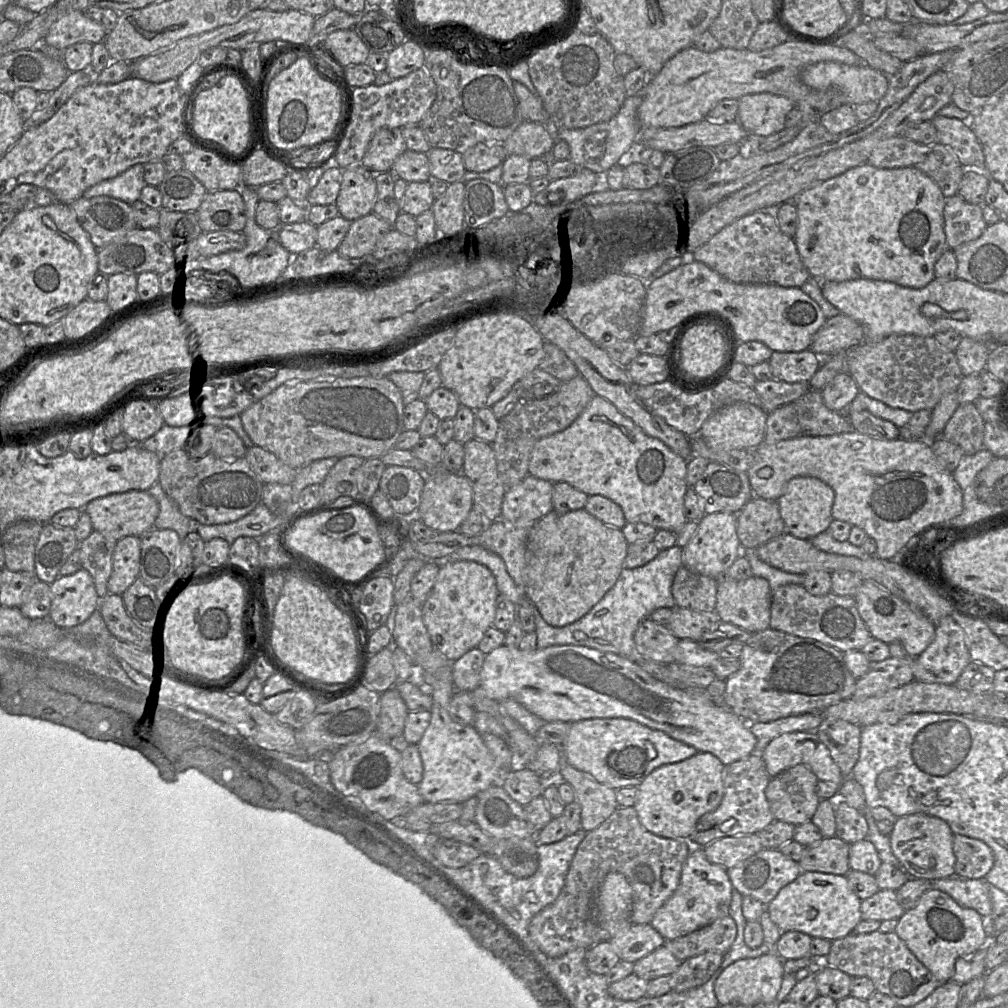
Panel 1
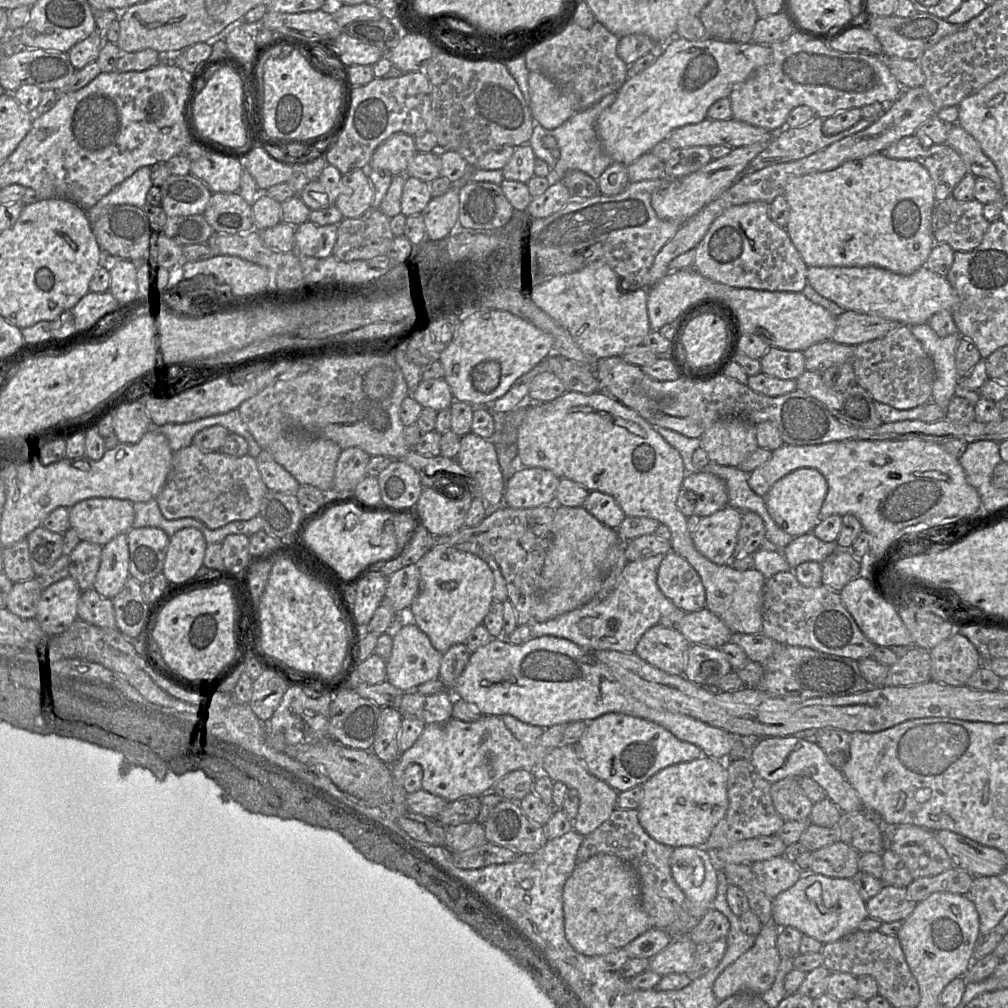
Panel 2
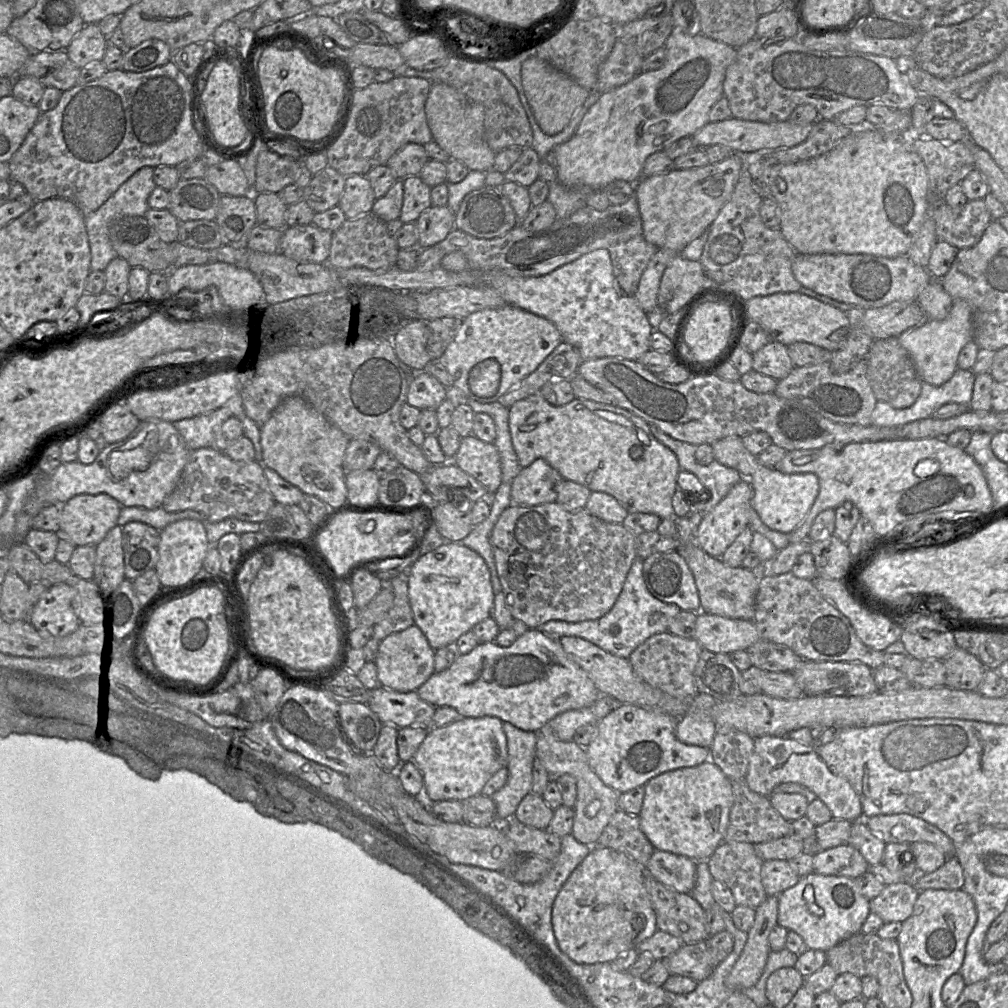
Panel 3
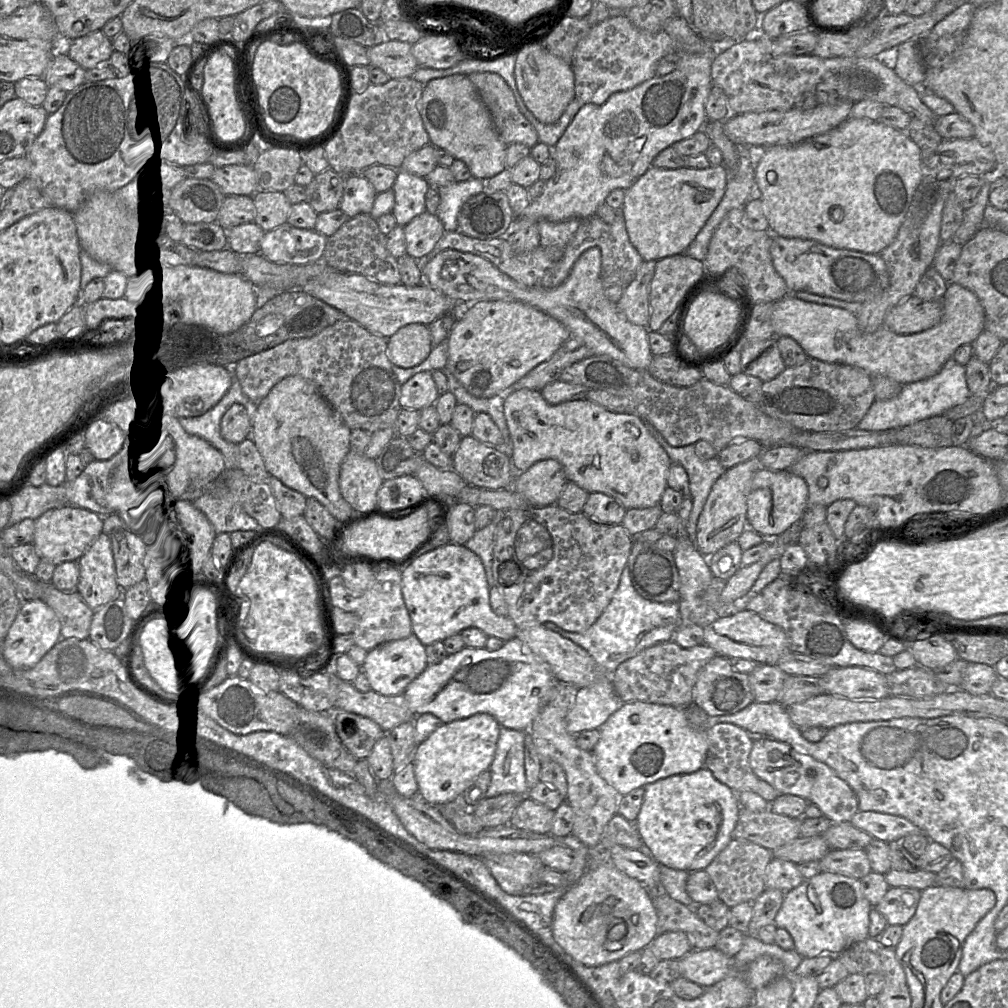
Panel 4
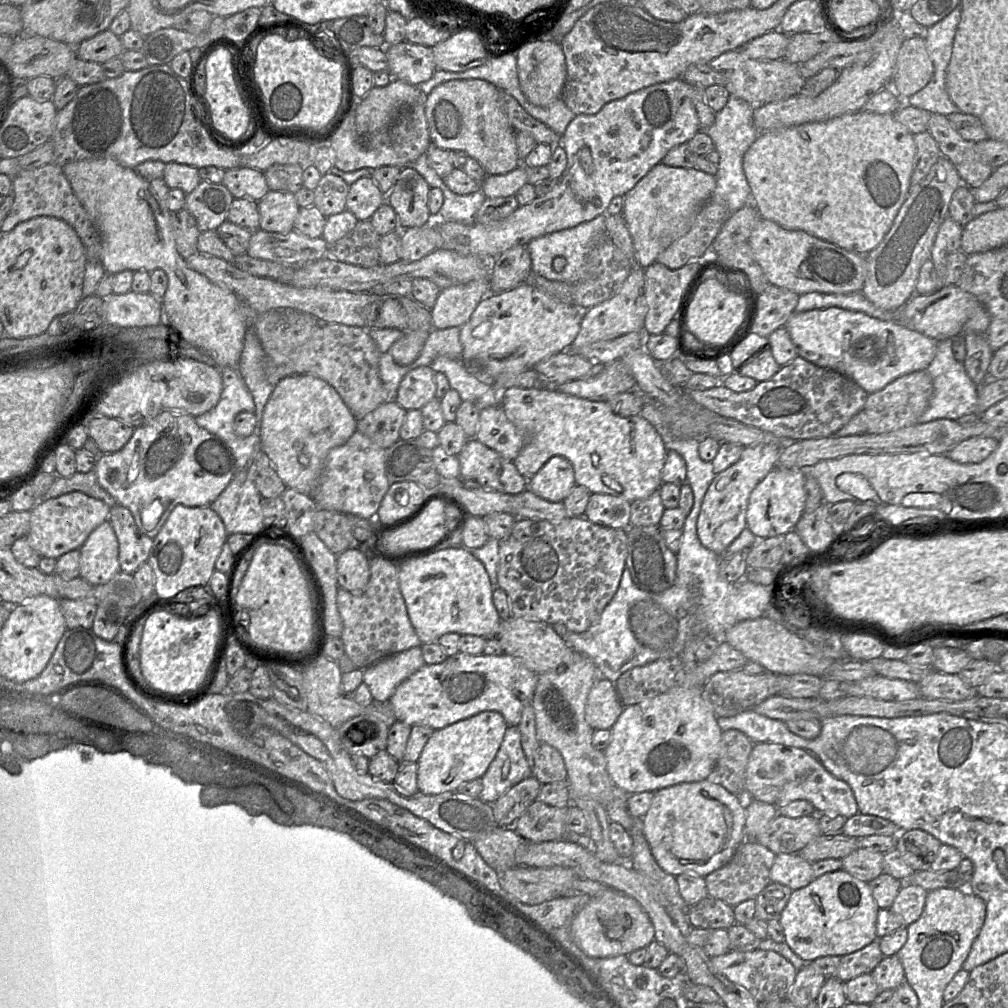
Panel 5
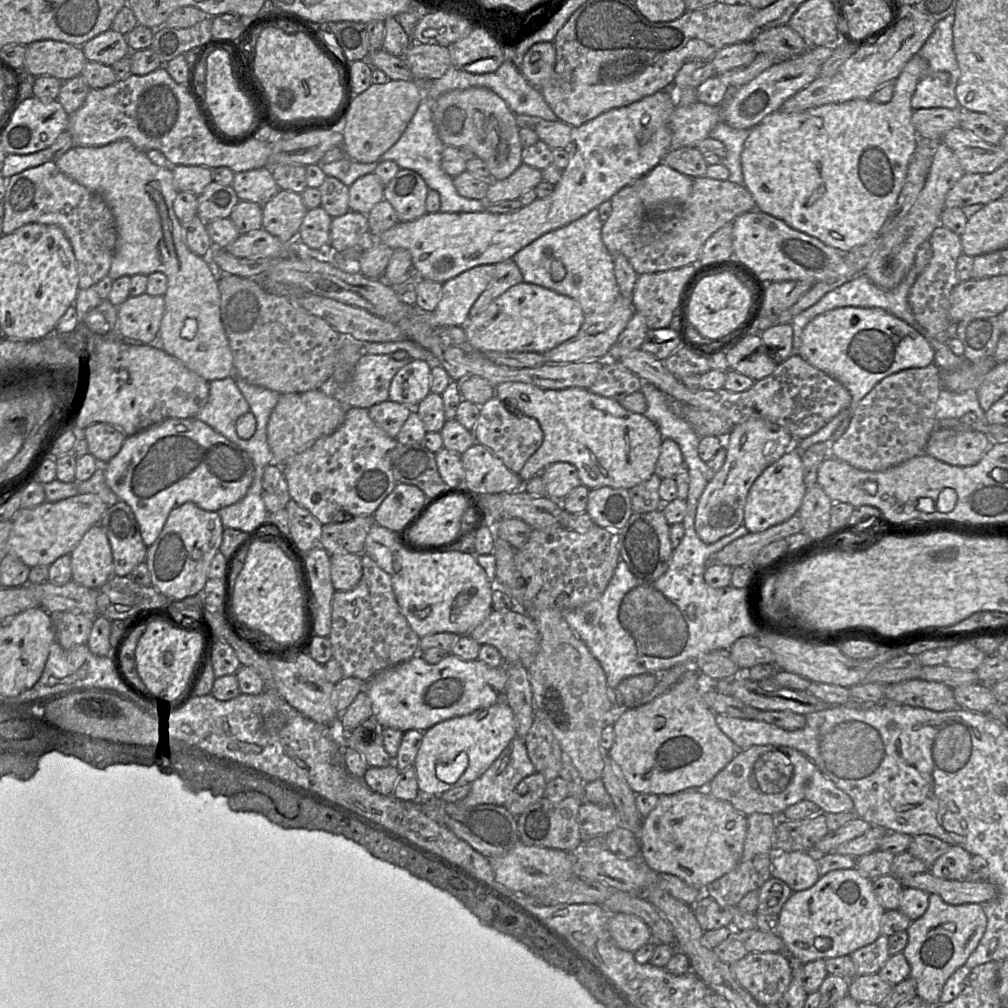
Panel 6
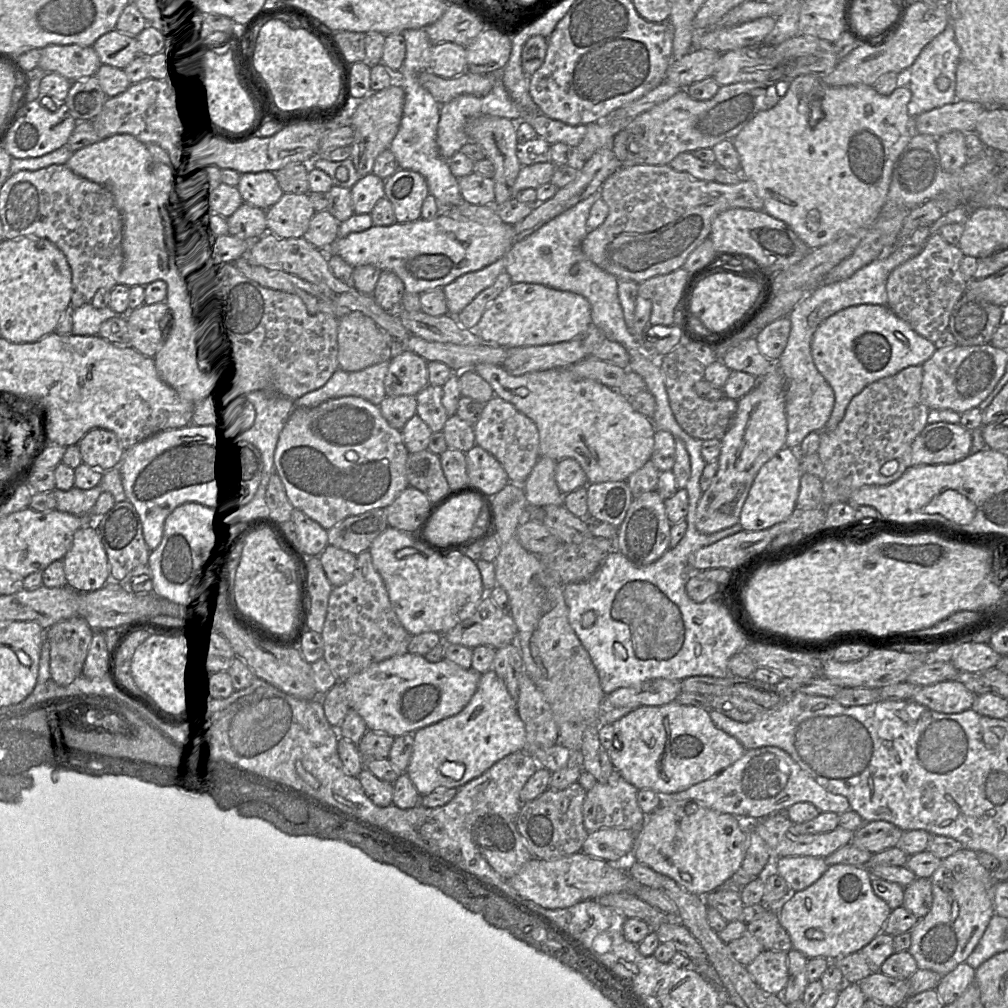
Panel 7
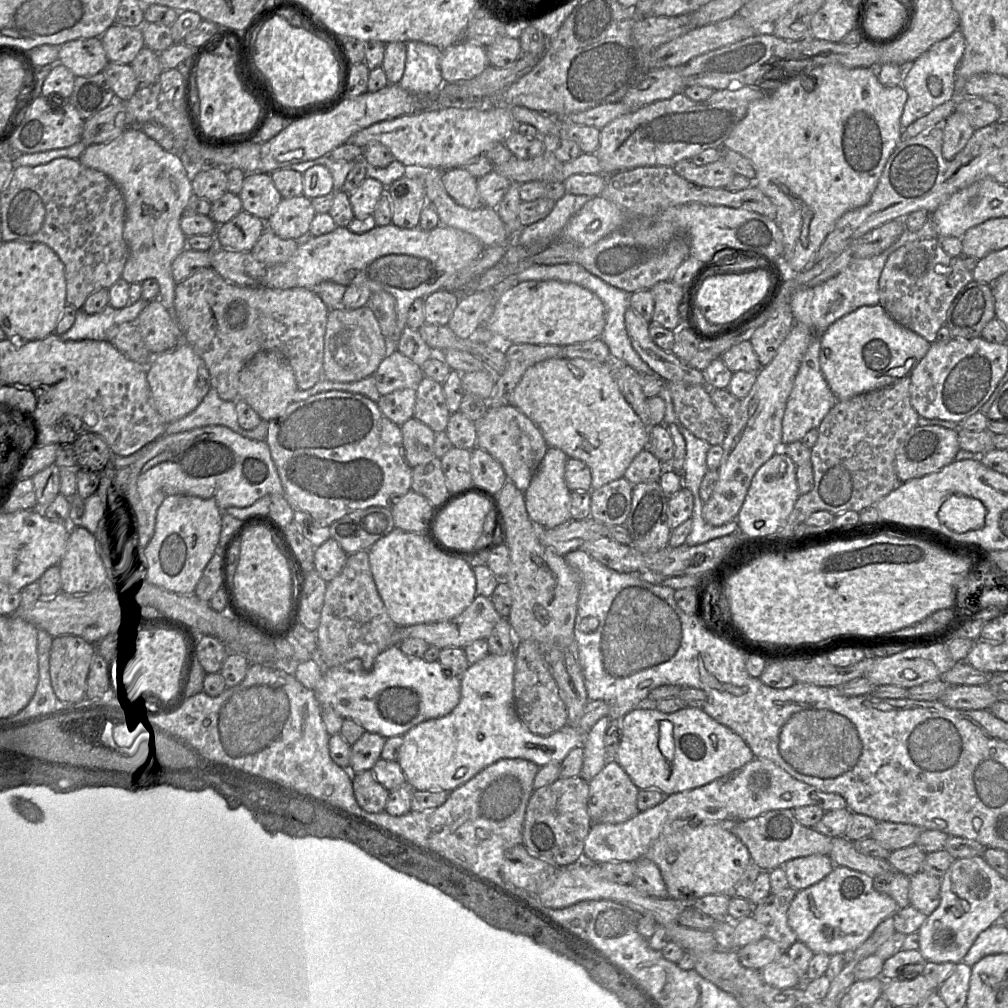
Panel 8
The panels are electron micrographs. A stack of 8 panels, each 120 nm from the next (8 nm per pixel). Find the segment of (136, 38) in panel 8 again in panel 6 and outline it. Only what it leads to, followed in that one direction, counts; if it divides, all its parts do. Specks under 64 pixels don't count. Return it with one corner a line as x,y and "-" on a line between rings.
112,29
97,35
82,46
87,61
111,66
130,53
126,35

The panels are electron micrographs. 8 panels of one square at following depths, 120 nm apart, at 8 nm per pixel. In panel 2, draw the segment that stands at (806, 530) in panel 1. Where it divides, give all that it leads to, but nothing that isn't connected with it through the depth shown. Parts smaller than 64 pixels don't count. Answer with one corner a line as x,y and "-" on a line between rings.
800,468
784,476
763,497
777,526
793,538
810,533
819,522
819,512
828,492
823,475
813,468

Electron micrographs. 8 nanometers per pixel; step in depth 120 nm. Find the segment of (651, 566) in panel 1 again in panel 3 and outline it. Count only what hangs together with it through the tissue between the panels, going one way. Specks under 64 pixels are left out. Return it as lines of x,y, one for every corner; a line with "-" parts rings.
636,557
633,561
622,591
606,615
597,620
578,623
551,620
543,624
539,630
556,639
564,636
581,638
614,656
628,659
649,637
668,631
671,619
681,611
677,605
662,602
649,592
643,579
643,560

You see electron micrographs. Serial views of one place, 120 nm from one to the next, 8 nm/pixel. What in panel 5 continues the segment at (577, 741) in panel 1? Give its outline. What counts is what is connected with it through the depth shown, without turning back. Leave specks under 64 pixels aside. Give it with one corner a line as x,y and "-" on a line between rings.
676,685
651,699
624,707
611,728
610,743
603,750
608,773
618,788
631,795
713,777
722,730
702,698
702,689

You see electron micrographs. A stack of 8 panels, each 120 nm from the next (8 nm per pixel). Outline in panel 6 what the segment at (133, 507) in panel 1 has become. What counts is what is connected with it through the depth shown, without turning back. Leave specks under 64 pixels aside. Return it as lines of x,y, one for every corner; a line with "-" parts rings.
78,494
55,503
21,509
12,519
8,553
16,555
28,567
50,566
62,556
70,555
85,533
98,525
107,504
96,494

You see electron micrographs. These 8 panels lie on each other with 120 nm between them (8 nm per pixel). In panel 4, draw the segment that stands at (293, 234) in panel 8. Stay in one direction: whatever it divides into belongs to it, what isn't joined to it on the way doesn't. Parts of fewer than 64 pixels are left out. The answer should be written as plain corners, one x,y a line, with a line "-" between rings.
258,190
253,195
254,222
265,232
287,222
292,204
283,192

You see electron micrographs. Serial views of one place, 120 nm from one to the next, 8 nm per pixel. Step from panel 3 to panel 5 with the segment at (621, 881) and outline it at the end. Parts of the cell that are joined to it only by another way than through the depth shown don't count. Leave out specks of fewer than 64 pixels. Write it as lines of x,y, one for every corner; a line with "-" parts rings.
611,888
589,899
573,919
571,932
579,948
596,958
628,956
655,941
654,926
641,905
632,897

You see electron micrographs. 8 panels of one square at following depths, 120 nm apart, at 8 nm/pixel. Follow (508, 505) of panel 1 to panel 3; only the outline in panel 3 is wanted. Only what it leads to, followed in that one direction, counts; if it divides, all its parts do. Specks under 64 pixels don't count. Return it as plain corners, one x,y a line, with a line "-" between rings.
536,459
530,466
520,469
511,487
512,504
538,506
556,502
564,479
544,459

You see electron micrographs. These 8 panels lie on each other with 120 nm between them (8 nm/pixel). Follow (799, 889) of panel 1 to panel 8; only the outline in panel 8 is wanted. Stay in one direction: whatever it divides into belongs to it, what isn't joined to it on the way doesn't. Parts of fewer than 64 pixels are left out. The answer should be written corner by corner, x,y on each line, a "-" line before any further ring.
835,866
832,872
818,883
797,891
787,911
787,922
797,940
804,943
814,954
849,955
870,937
883,920
893,916
898,909
893,898
875,890
874,877
844,866

